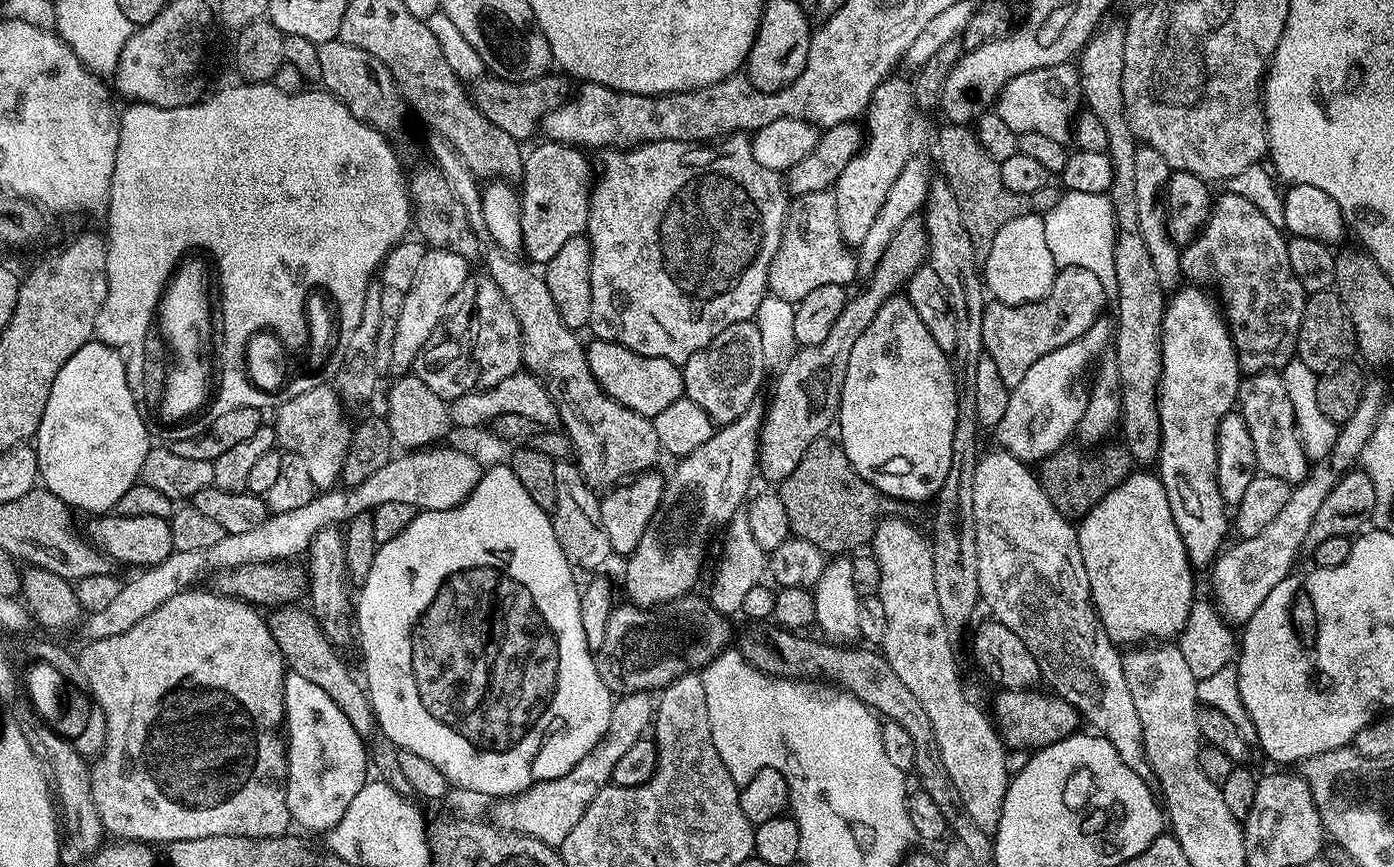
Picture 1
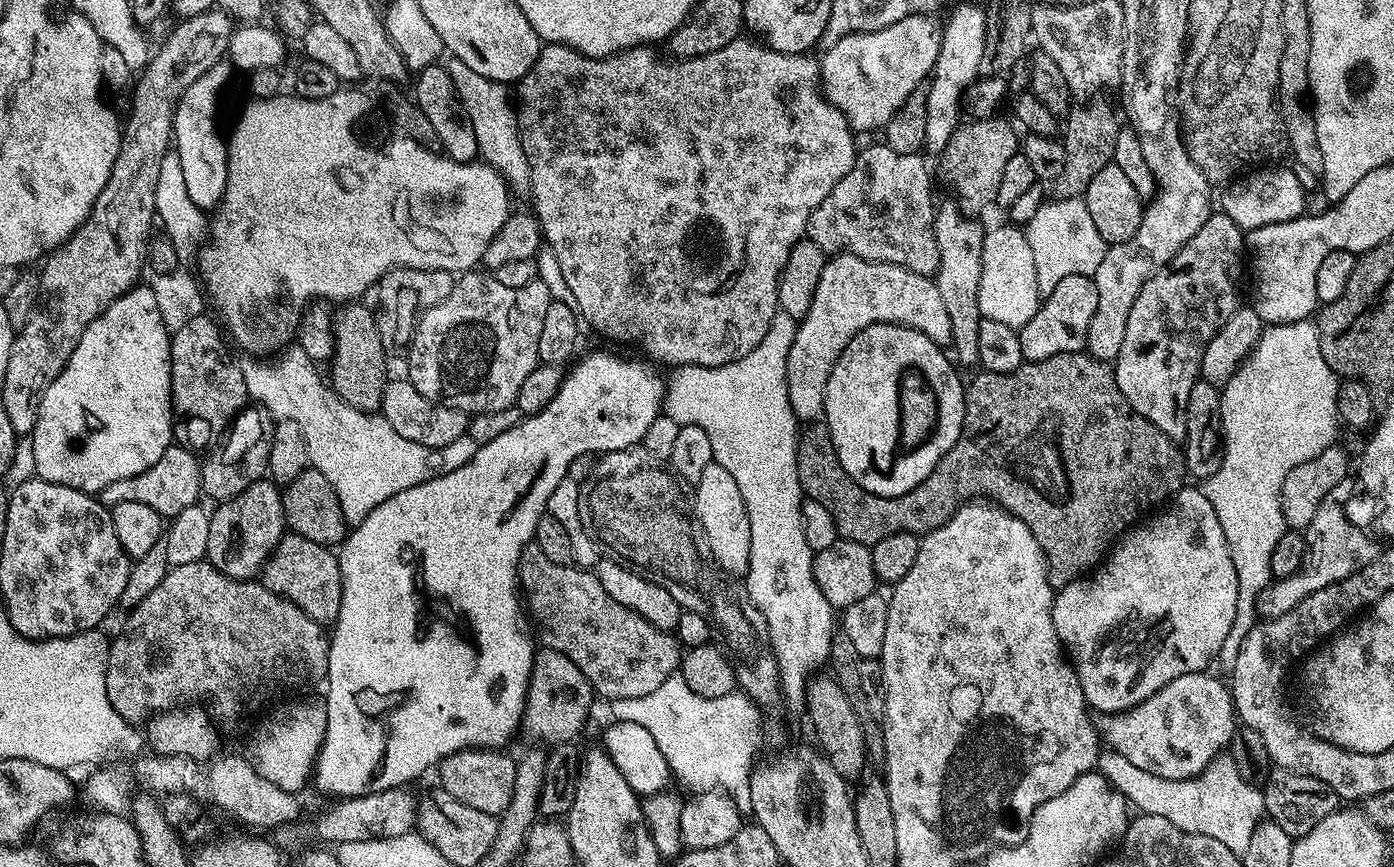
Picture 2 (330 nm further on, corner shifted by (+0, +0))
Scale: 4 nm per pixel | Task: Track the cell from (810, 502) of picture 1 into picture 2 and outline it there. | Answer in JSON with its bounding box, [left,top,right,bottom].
[796,351,1185,590]

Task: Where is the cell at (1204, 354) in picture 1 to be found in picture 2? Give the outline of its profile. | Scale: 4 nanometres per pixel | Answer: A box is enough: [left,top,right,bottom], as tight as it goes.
[1114,214,1246,442]

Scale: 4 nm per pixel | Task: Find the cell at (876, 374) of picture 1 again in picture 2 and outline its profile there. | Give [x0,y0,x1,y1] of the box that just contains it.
[822,324,966,496]

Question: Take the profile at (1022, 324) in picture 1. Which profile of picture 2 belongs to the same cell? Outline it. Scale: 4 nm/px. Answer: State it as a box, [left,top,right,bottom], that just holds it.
[1018,272,1098,361]

